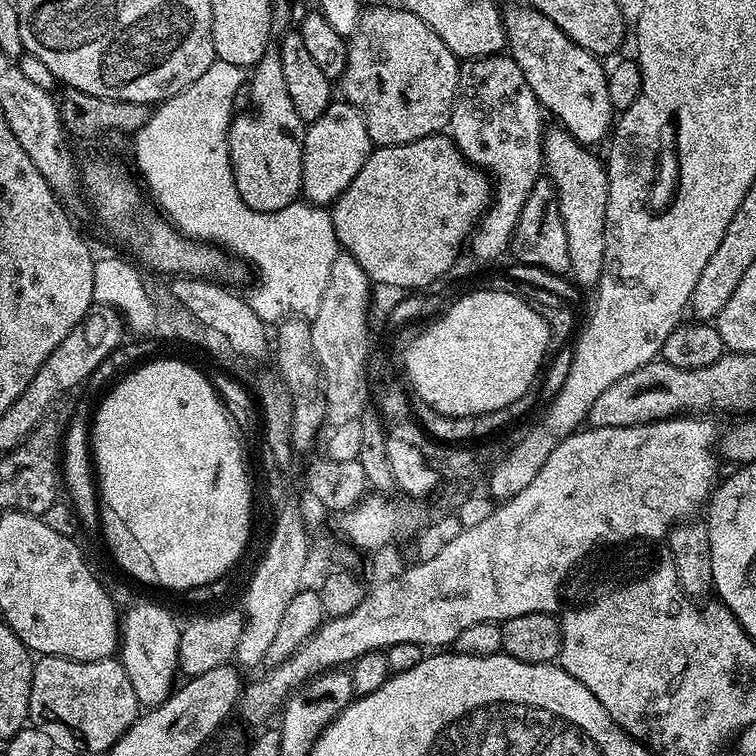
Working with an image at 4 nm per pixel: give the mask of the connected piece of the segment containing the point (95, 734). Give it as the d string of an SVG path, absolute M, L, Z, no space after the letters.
M40 656L32 665L28 707L31 727L42 730L42 734L50 734L50 739L58 742L58 746L66 746L66 750L84 754L89 748L92 752L107 753L118 742L118 738L122 738L122 734L130 730L141 712L142 705L138 702L134 686L130 686L130 678L126 678L126 670L119 659L71 660L65 656Z

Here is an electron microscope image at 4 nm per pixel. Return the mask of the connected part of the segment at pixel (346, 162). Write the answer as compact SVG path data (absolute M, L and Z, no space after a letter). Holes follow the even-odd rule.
M333 102L322 114L322 118L311 121L304 133L304 182L302 192L305 197L314 197L315 203L328 206L344 191L344 187L362 170L366 158L372 153L373 143L368 137L364 116L347 102ZM316 180L320 183L320 193L316 192ZM308 195L308 196L307 196Z

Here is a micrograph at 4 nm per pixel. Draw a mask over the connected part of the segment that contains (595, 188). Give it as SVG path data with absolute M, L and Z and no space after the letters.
M559 126L544 133L544 167L547 179L556 187L558 214L566 228L566 246L570 246L570 276L582 287L599 285L604 275L606 250L606 202L608 201L608 169L605 161L595 156L591 147L579 144Z

